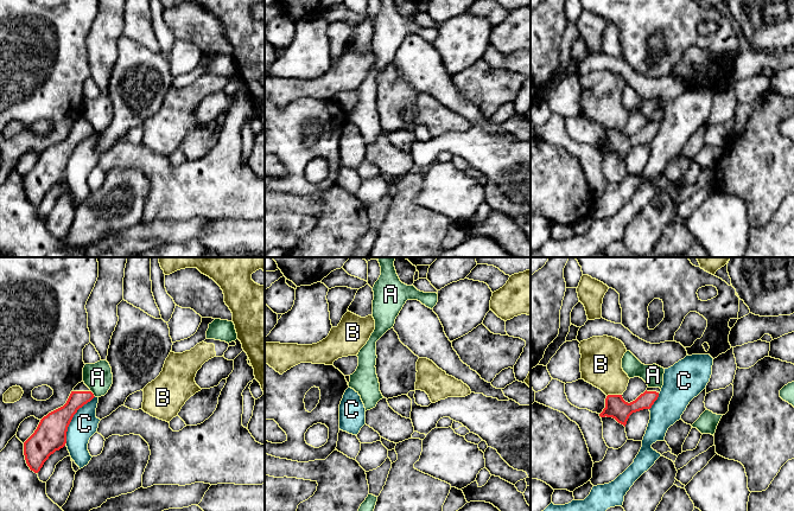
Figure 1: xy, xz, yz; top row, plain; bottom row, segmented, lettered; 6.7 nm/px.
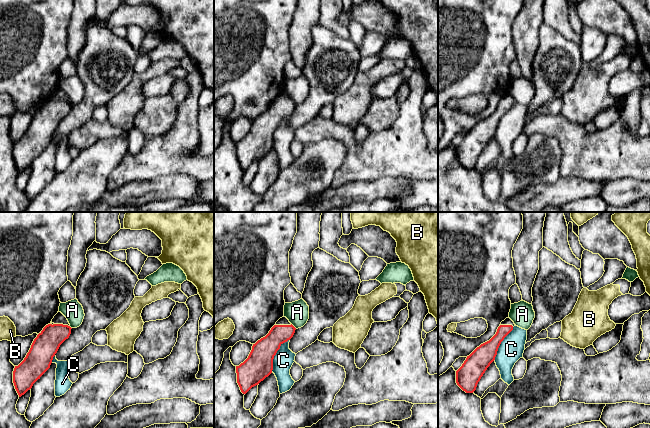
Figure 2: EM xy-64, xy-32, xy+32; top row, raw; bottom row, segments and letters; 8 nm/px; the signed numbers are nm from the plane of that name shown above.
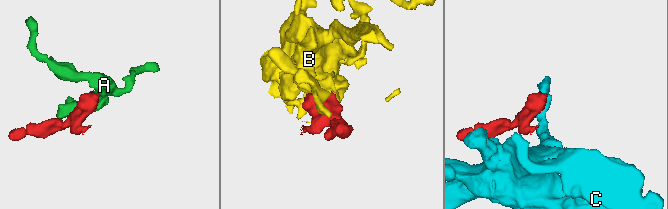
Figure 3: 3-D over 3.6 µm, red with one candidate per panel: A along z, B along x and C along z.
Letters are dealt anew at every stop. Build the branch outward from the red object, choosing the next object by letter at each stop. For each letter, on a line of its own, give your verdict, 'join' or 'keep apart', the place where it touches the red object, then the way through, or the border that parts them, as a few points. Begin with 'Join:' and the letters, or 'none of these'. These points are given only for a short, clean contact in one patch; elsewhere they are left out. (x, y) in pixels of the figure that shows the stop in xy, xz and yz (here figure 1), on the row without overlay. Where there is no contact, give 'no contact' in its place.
Join: none of these
A: keep apart; contact xy (93, 128); border xy (90, 125), (95, 131)
B: keep apart; contact yz (614, 129); border yz (621, 128), (609, 128), (607, 131)
C: keep apart; contact xy (71, 153); border xy (94, 131), (74, 149), (68, 161), (65, 177)

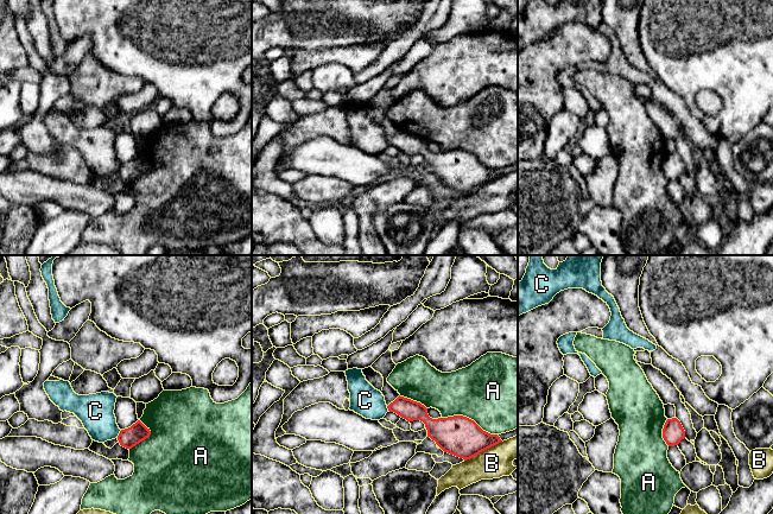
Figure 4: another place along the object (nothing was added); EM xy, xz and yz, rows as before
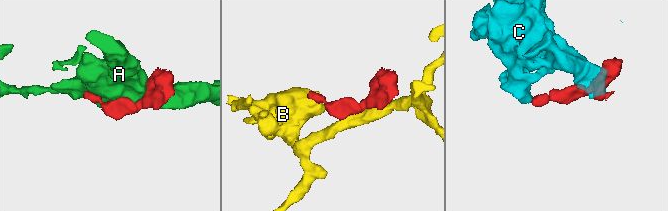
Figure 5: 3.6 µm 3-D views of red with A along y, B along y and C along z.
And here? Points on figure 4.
Join: none of these
A: keep apart; contact xz (468, 152)
B: keep apart; contact xz (482, 184)
C: keep apart; contact xy (119, 167); border xy (121, 164), (116, 171)

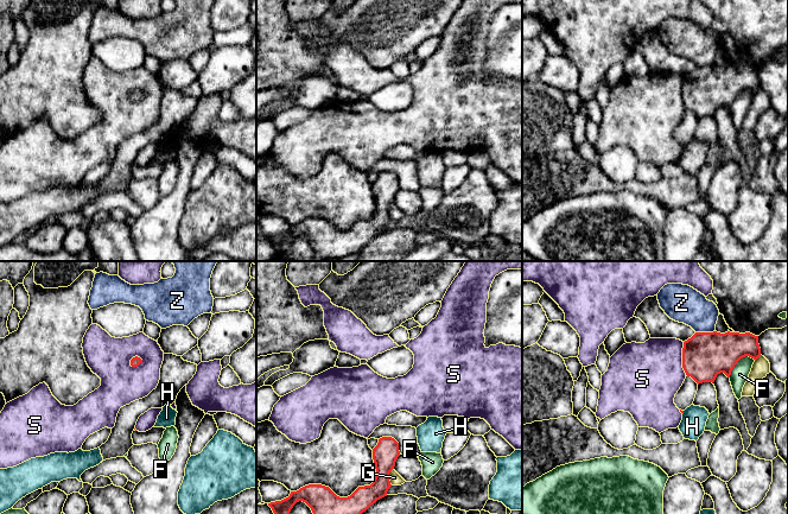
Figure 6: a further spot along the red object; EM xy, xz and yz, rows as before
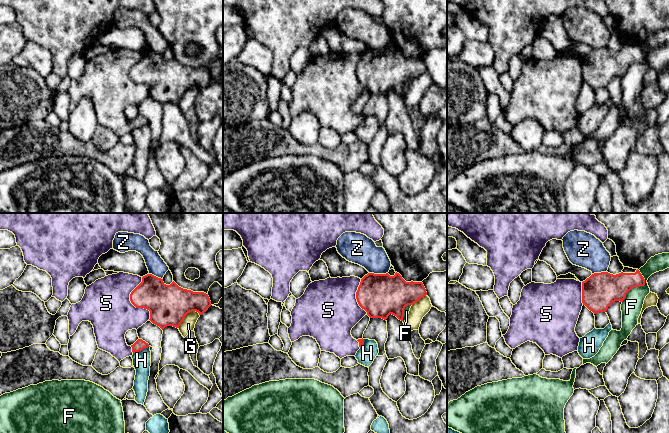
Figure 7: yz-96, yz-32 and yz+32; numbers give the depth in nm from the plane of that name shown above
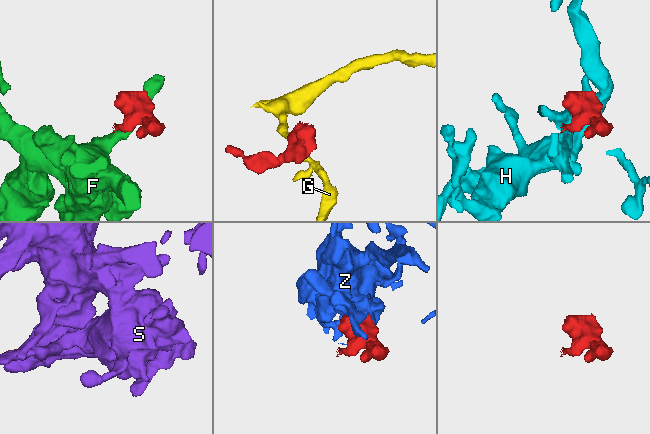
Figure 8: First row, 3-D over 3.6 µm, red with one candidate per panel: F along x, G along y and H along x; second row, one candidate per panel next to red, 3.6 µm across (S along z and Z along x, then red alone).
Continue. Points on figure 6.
Join: S
F: keep apart; contact yz (738, 94); border yz (755, 94), (743, 90), (729, 110)
G: keep apart; contact xz (388, 210)
H: keep apart; contact yz (682, 147); border yz (684, 145), (682, 148)
S: join; contact yz (682, 93)
Z: keep apart; contact yz (705, 67); border yz (715, 64), (696, 67)

